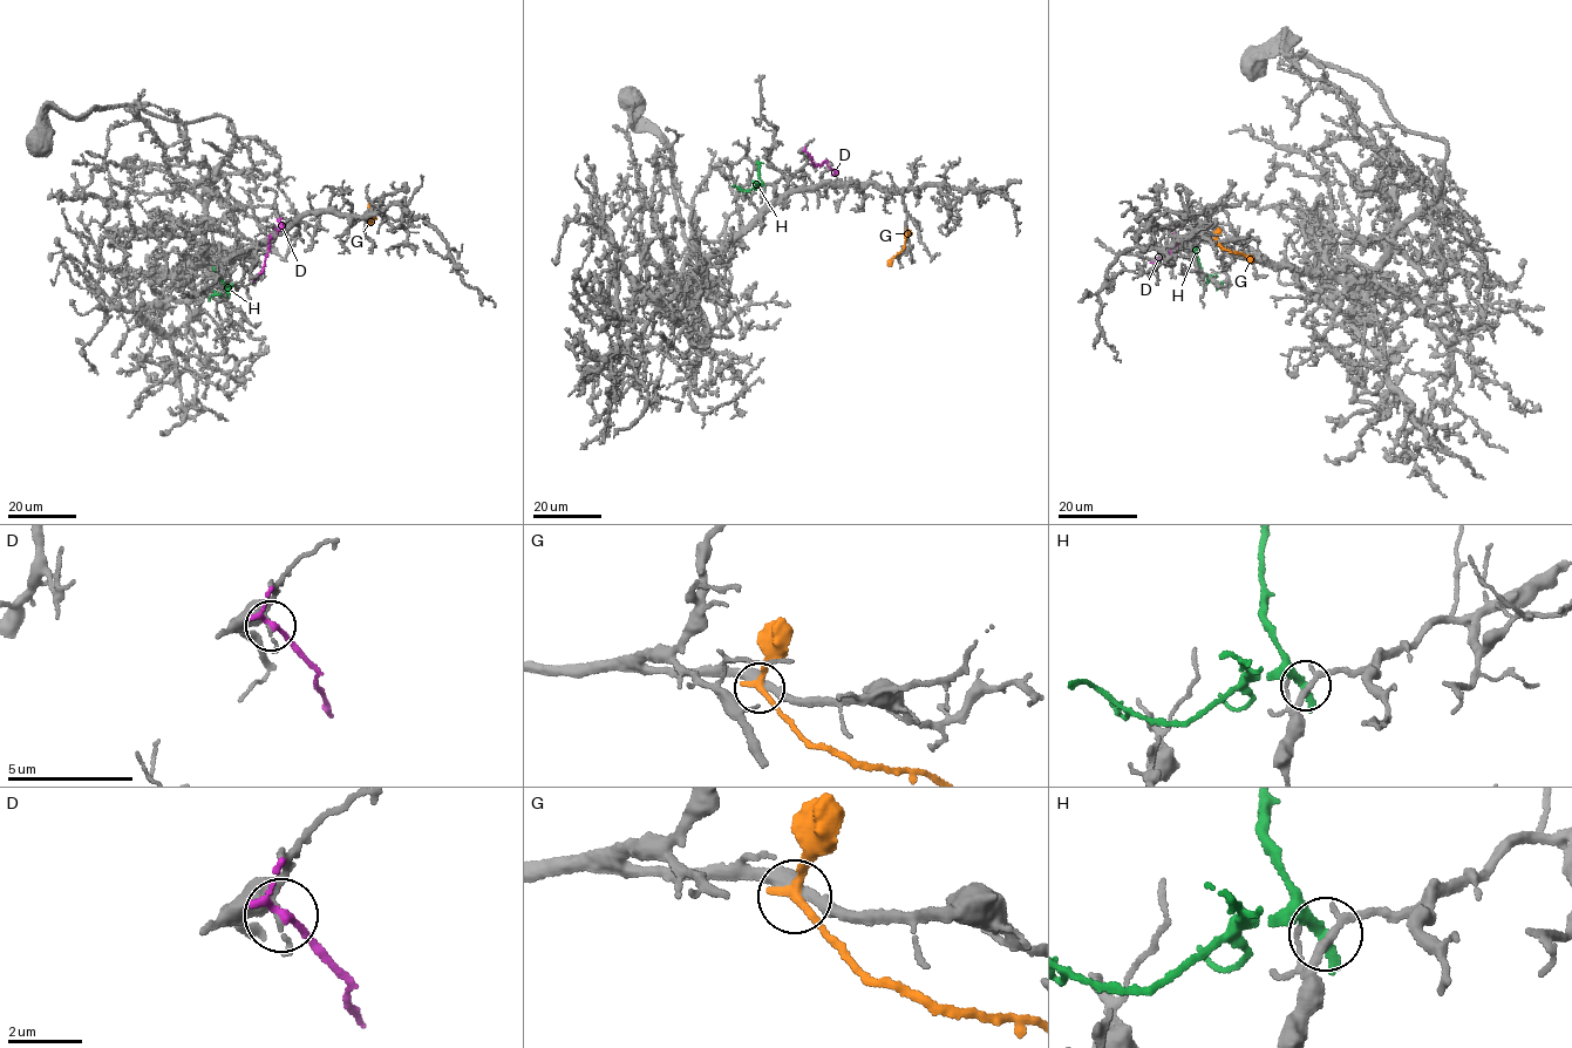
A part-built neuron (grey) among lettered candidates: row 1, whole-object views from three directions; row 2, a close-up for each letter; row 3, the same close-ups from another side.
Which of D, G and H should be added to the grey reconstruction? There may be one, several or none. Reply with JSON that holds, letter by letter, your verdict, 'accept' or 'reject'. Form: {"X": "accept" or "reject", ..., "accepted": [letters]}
{"D": "reject", "G": "reject", "H": "reject", "accepted": []}

